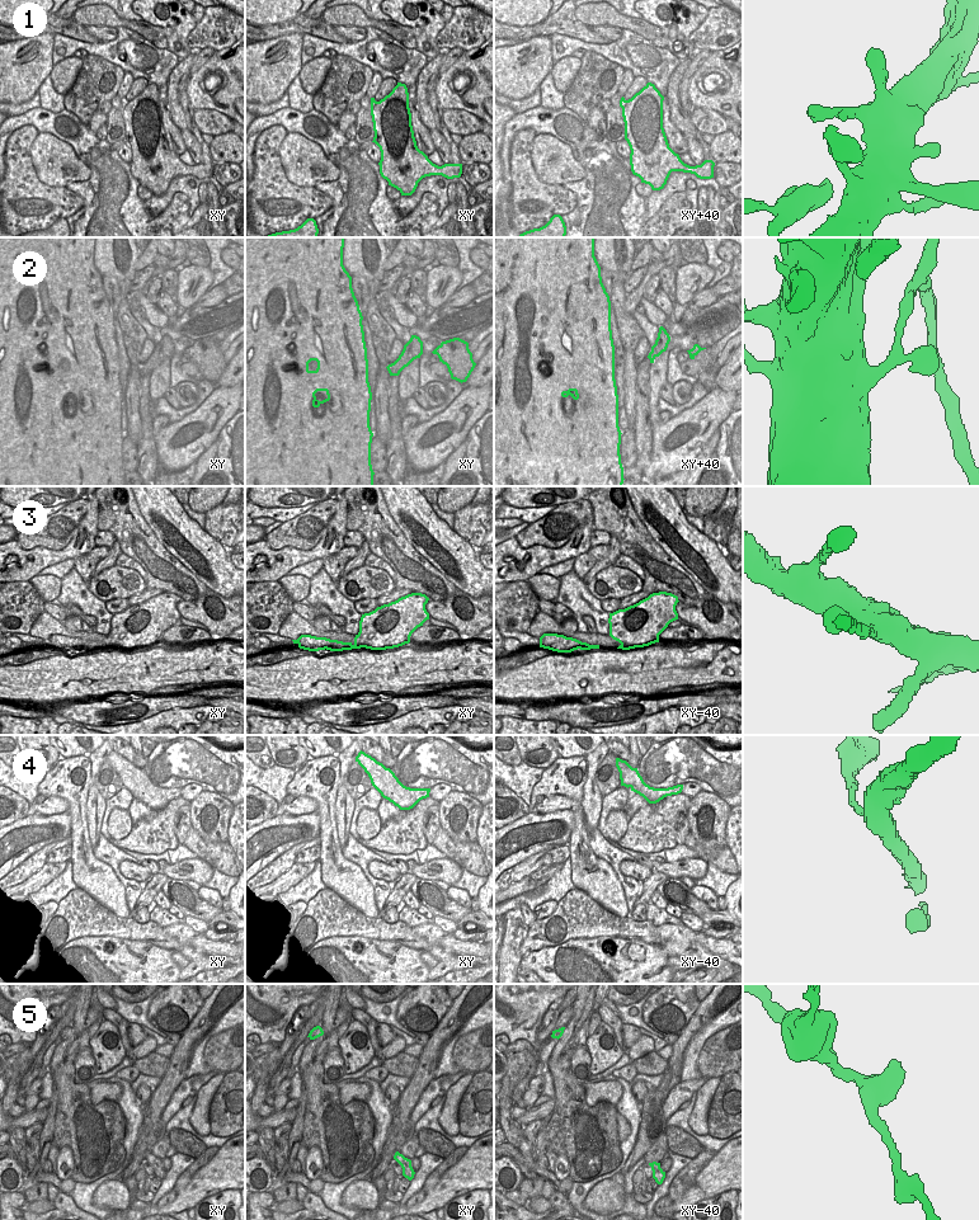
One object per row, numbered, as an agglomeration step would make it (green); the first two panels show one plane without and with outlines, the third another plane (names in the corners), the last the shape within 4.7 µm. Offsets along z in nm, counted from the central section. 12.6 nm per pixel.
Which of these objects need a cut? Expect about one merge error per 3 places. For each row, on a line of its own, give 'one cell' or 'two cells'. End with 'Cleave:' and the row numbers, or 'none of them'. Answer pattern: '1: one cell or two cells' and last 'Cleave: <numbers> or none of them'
1: one cell
2: two cells
3: one cell
4: one cell
5: one cell
Cleave: 2

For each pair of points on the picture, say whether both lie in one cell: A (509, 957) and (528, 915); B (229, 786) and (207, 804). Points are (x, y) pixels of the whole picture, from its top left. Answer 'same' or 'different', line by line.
A: different
B: different

